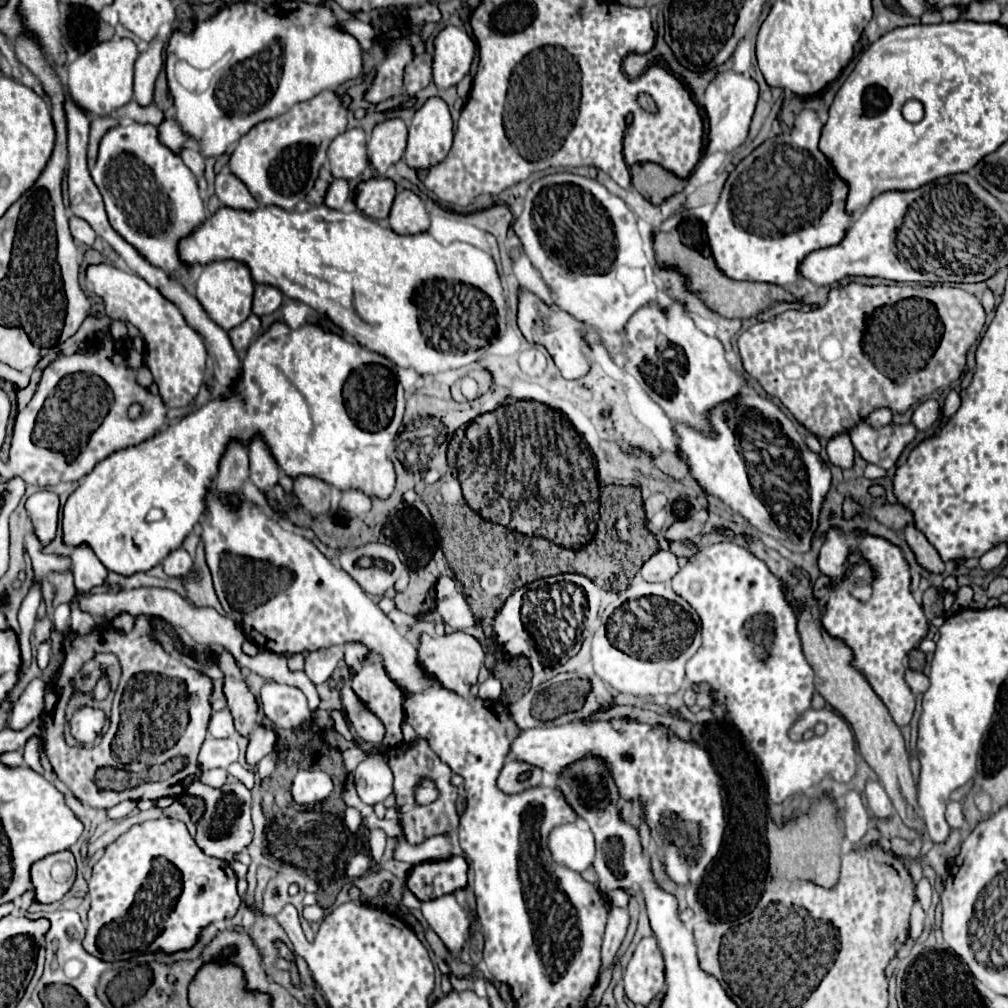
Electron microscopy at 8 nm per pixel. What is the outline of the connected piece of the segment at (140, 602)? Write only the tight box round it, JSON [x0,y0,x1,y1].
[79,588,247,666]

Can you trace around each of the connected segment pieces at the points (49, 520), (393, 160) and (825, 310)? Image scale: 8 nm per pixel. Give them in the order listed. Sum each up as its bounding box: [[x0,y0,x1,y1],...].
[[25,490,59,546],[367,118,407,176],[737,284,985,440]]

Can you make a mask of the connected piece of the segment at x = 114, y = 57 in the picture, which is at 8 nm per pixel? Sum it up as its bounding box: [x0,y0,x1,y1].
[67,38,137,114]

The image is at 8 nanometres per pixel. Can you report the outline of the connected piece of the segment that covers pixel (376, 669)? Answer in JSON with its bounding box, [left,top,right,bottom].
[351,662,407,748]

